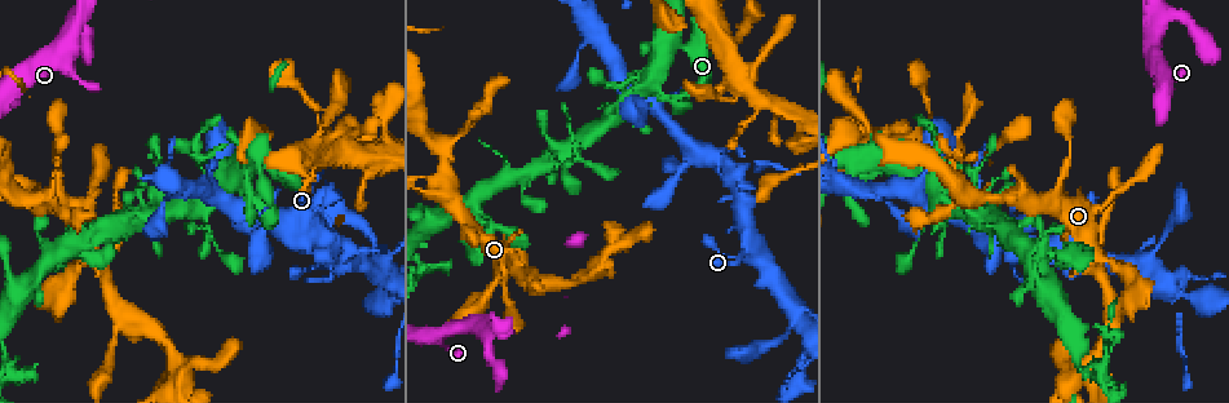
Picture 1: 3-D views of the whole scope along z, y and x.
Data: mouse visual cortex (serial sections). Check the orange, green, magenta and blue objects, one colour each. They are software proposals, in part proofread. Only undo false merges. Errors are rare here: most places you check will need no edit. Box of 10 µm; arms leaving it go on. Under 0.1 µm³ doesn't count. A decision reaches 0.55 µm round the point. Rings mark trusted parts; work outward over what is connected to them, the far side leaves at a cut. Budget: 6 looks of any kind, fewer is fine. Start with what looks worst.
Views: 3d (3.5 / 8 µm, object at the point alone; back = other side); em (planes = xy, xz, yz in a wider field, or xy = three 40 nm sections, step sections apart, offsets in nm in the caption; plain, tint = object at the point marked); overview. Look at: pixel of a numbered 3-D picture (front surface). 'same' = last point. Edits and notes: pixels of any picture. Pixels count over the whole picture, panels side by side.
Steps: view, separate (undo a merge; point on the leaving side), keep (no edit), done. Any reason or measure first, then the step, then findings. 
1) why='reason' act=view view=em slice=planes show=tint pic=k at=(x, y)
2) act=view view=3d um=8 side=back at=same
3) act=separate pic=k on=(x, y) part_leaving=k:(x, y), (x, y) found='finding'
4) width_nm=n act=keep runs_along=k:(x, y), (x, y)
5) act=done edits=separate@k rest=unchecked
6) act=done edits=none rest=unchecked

why='three arms meet' act=view view=3d um=3.5 pic=1 at=(127, 318)

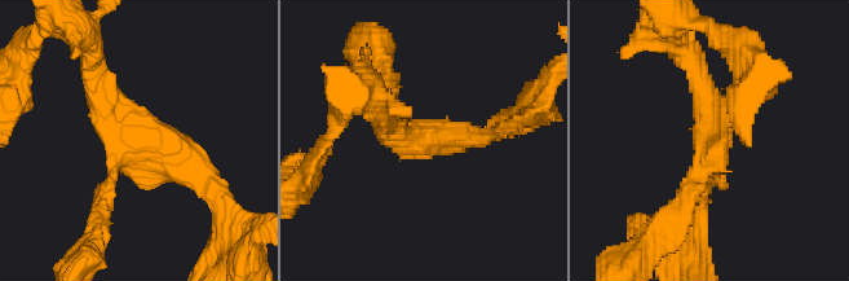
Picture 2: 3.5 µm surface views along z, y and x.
why='now the EM' act=view view=em slice=xy step=3 show=tint pic=2 at=(139, 131)

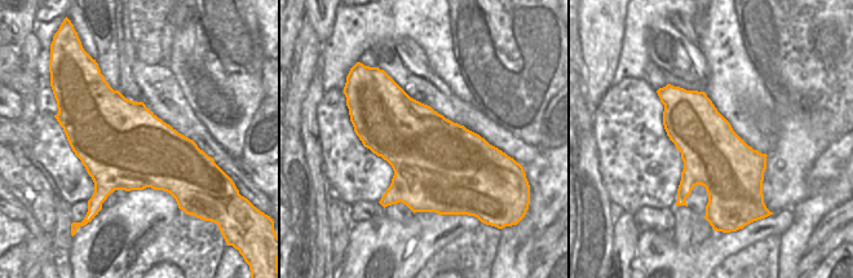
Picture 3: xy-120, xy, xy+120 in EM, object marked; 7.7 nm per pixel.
act=keep runs_along=2:(92, 66), (92, 86), (211, 185) found='continuous, no second cell'

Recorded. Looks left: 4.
why='side arm on a straight run' act=view view=3d um=3.5 pic=1 at=(667, 38)

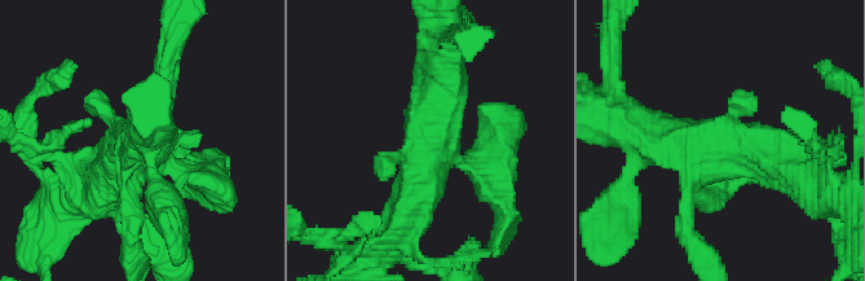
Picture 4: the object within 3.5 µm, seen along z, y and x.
act=view view=em slice=xy step=5 show=tint pic=4 at=(718, 151)

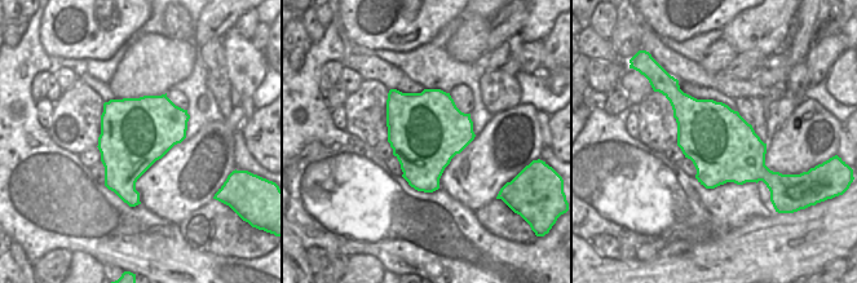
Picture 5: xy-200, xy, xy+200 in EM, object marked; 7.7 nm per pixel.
width_nm=600 act=keep runs_along=4:(493, 189), (441, 157), (420, 110) found='all the same cell'

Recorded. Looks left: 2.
why='arms run side by side' act=view view=3d um=3.5 side=back pic=1 at=(1010, 192)

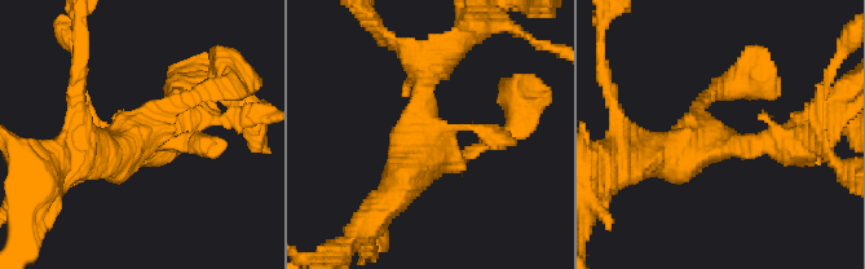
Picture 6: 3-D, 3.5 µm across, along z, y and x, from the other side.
arms=4 arm_widths_nm=100,150,300,400 why='need the tissue' act=view view=em slice=xy step=3 show=tint pic=6 at=(431, 132)

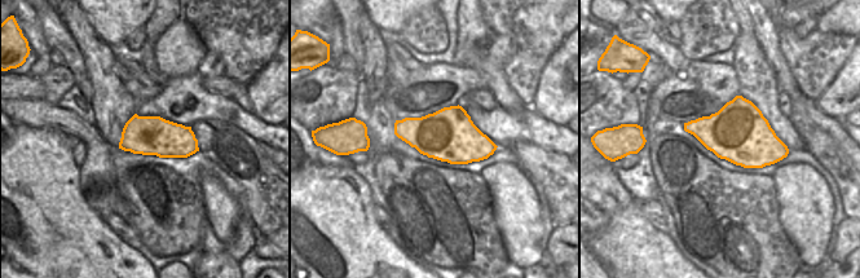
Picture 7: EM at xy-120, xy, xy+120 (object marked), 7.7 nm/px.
act=keep runs_along=6:(370, 221), (418, 162), (426, 69) found='all the same cell'

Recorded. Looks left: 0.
act=done edits=none rest=unchecked

